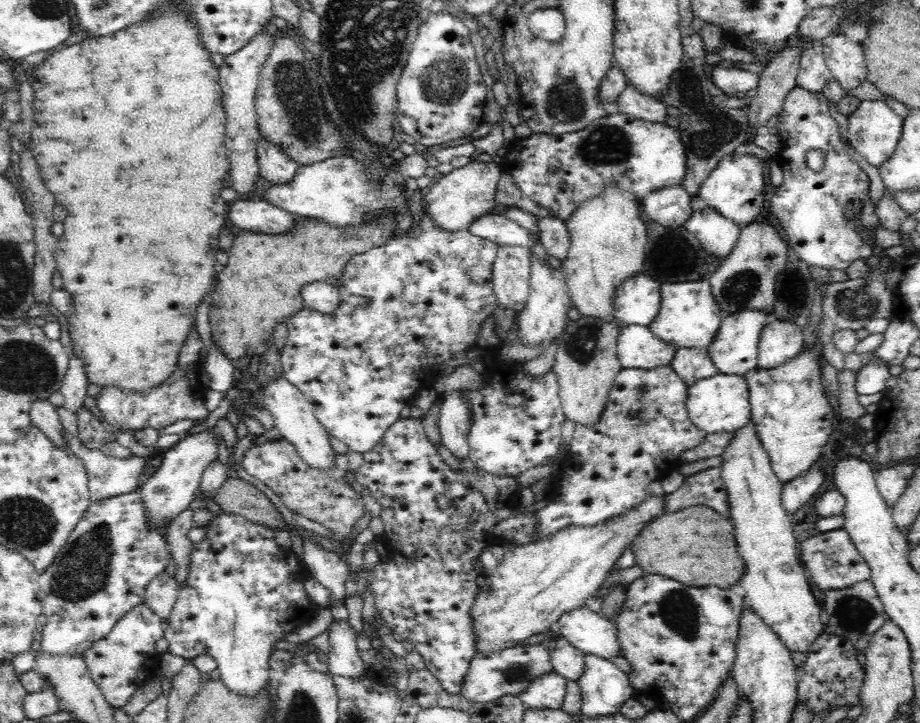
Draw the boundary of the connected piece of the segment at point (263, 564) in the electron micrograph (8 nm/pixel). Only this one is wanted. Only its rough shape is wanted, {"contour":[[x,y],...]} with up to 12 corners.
{"contour":[[202,527],[163,637],[230,691],[269,682],[275,642],[317,614],[275,531]]}

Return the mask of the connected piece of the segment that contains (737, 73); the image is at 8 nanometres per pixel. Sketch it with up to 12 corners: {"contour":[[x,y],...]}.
{"contour":[[738,67],[712,70],[711,83],[741,99],[760,77]]}

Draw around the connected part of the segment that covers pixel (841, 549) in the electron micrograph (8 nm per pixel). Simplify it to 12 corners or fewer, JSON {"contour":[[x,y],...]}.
{"contour":[[844,529],[799,544],[816,591],[871,578]]}

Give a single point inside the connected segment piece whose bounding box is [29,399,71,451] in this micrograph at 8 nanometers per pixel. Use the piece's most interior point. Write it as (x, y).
(43, 414)

